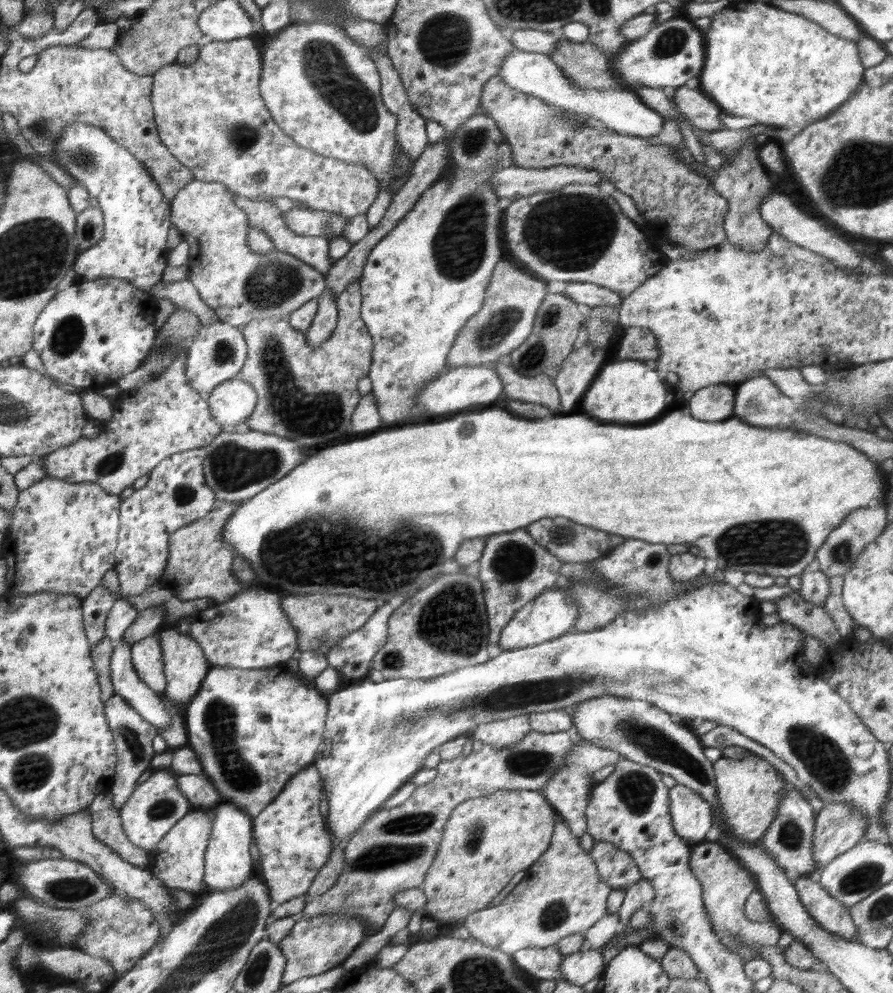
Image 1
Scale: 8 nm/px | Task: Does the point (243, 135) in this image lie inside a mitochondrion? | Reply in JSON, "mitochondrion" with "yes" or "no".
{"mitochondrion":"yes"}

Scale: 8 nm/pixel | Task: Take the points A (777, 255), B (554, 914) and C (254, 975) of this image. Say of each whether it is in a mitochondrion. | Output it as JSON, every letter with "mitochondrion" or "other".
{"A":"mitochondrion","B":"mitochondrion","C":"mitochondrion"}

